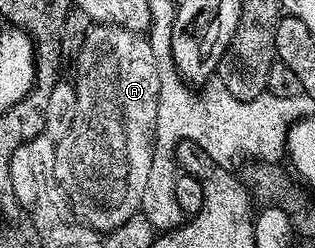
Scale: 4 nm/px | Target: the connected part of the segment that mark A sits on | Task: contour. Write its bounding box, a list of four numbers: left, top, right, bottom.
[55,24,161,232]

